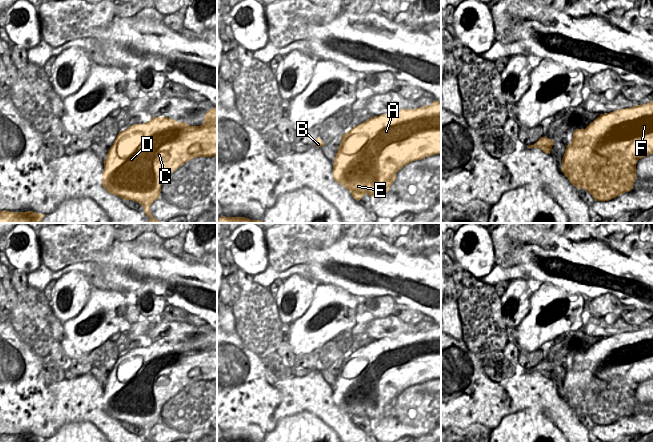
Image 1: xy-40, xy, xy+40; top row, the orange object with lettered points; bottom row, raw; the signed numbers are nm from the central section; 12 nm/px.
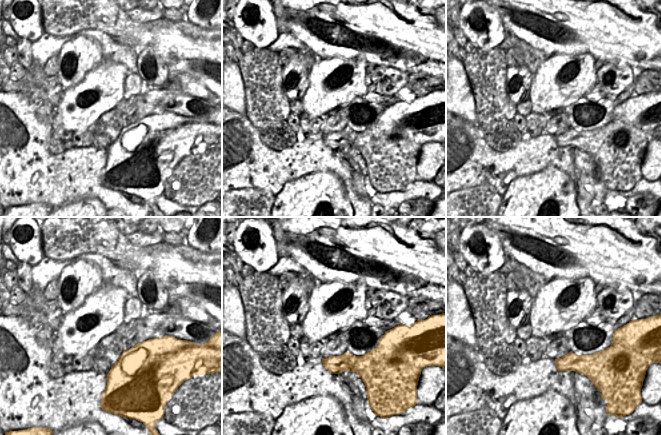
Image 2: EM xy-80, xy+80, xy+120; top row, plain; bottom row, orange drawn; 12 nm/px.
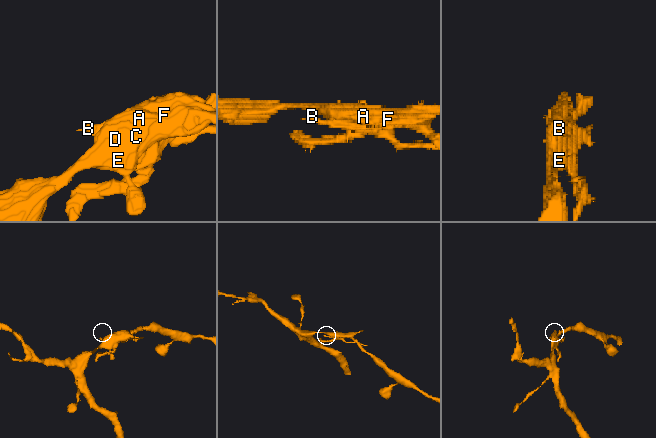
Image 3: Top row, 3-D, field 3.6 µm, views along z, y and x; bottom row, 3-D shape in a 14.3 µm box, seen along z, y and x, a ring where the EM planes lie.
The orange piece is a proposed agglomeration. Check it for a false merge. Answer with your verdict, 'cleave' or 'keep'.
cleave

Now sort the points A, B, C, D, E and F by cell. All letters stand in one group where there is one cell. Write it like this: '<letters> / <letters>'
A C D E F / B

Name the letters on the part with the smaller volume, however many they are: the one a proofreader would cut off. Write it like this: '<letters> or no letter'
B

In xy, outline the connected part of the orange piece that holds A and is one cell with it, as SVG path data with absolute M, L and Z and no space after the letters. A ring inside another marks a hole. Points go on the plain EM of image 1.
M434 325L431 329L415 333L401 333L397 337L382 338L371 341L367 345L353 351L342 360L341 367L333 387L333 402L335 406L344 410L358 425L370 410L382 409L390 400L397 397L412 385L422 384L425 381L441 379L441 326ZM396 353L409 353L407 362L396 359ZM372 357L374 364L383 365L383 375L380 380L383 387L380 389L379 398L362 398L363 392L359 385L361 377L370 374L366 370L367 358Z

